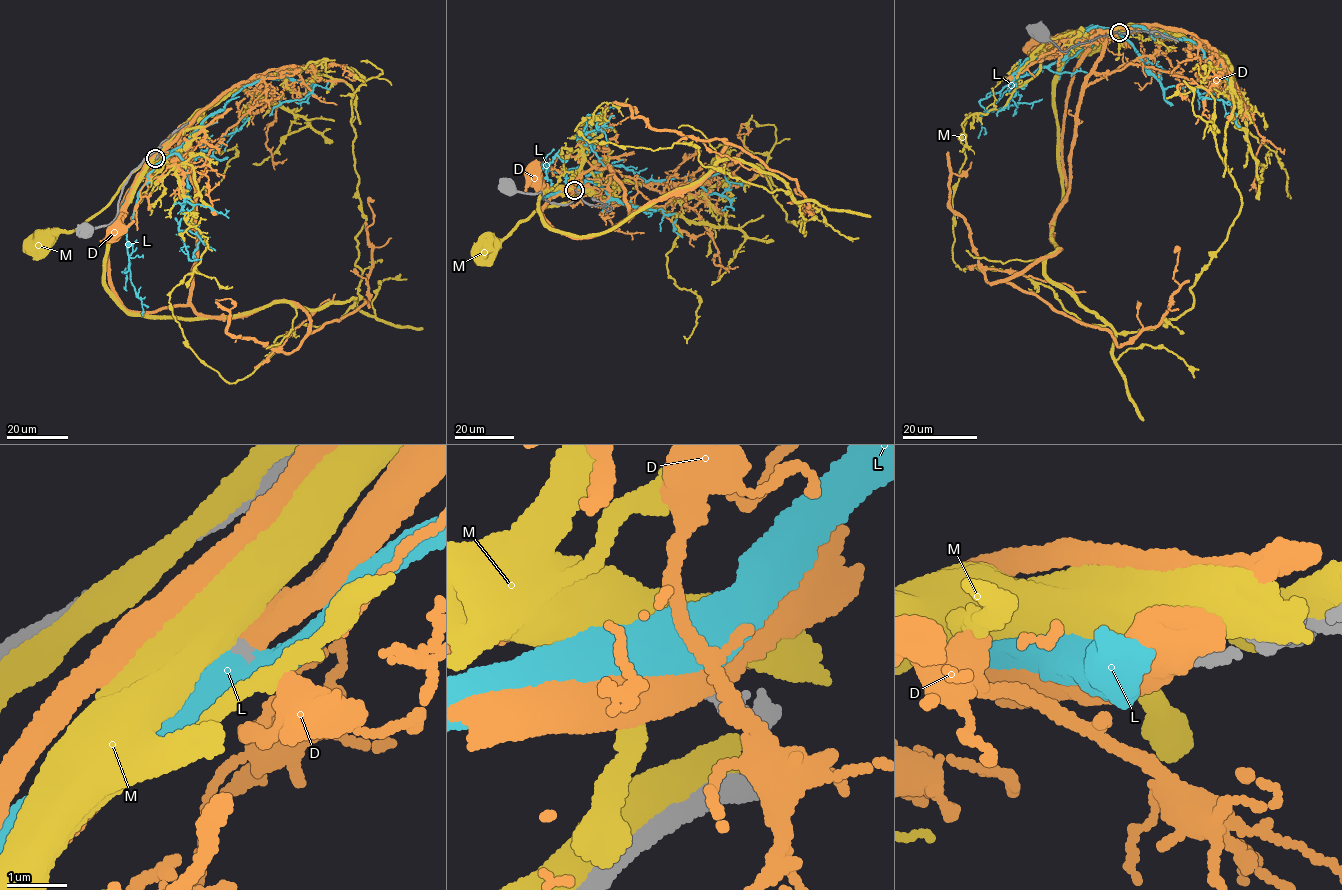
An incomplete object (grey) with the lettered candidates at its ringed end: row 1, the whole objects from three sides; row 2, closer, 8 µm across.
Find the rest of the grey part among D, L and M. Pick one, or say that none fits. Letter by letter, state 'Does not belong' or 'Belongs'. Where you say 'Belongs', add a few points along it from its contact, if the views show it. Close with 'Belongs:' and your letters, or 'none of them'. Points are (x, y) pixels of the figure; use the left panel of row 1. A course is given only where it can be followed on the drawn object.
D: Does not belong
L: Belongs. Its course: (155, 158), (182, 145), (244, 86), (264, 78), (286, 76), (314, 84), (303, 99), (283, 102), (269, 116)
M: Does not belong
Belongs: L

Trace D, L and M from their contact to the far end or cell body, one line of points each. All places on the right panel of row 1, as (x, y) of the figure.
D: (1122, 33), (1103, 31), (1071, 46), (1033, 54), (1036, 50)
L: (1119, 32), (1135, 26), (1153, 35), (1190, 40), (1221, 71), (1233, 97), (1200, 98), (1196, 86), (1192, 92)
M: (1120, 32), (1135, 29), (1099, 38), (1084, 47), (1087, 48), (1090, 43), (1082, 35)

